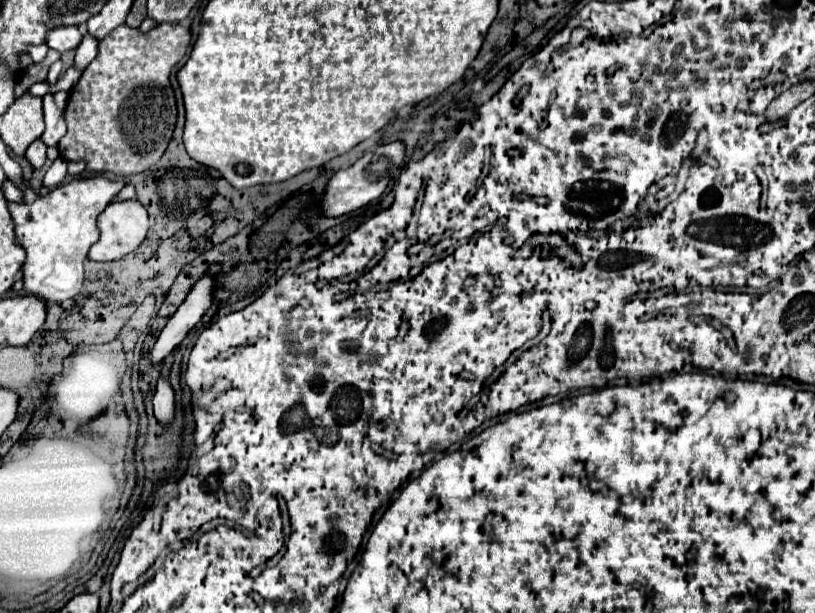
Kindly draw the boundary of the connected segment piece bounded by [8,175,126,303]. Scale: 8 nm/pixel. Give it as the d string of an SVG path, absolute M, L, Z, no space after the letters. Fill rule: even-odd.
M98 175L98 177L90 177L90 179L72 179L72 181L68 181L68 183L62 183L62 185L58 185L58 189L52 189L48 195L38 197L34 203L26 203L26 205L22 203L22 205L18 205L18 203L8 202L12 219L14 223L16 223L16 239L18 239L18 243L26 249L26 263L24 263L24 267L22 267L22 271L24 271L24 291L26 291L26 293L38 295L38 297L42 297L42 299L46 299L46 301L52 301L52 303L62 303L62 301L72 299L72 297L76 297L76 295L80 293L82 279L84 279L84 269L82 269L84 259L86 259L86 255L88 255L88 249L98 241L98 225L96 225L96 219L98 219L98 215L106 209L106 205L110 205L110 203L114 201L114 197L120 193L120 189L122 189L124 185L126 185L124 181L114 181L114 179L108 179L108 177Z

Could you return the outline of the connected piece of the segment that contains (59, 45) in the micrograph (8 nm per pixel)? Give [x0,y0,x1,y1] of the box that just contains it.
[46,27,82,51]

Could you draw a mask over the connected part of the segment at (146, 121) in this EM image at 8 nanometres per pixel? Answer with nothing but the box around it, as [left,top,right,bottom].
[58,23,192,177]

